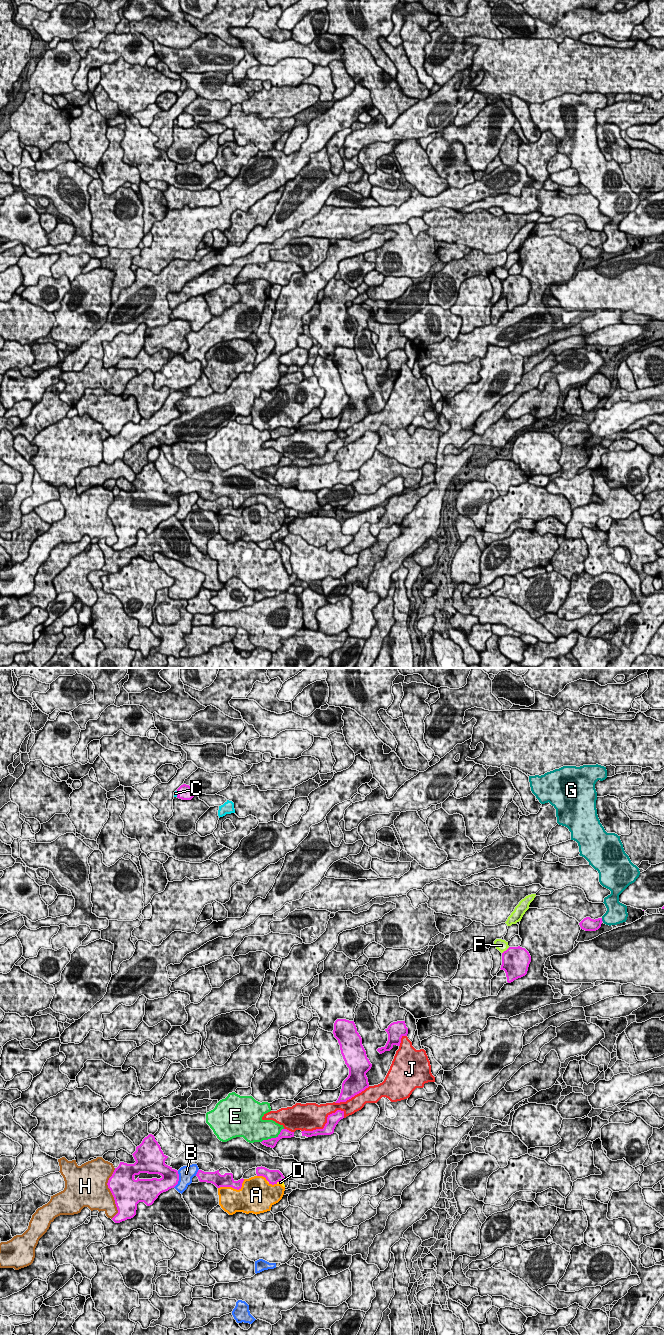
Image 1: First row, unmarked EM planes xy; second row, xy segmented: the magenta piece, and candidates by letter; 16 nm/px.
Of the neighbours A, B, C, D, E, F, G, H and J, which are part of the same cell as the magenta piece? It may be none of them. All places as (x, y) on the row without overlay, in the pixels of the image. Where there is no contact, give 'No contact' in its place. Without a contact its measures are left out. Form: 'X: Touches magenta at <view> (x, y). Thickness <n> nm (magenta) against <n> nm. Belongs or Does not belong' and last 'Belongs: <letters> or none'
A: Touches magenta at xy (233, 515). Thickness 220 nm (magenta) against 400 nm. Does not belong
B: Touches magenta at xy (178, 507). Thickness 280 nm (magenta) against 240 nm. Does not belong
C: Touches magenta at xy (178, 122). Thickness 240 nm (magenta) against 60 nm. Does not belong
D: Touches magenta at xy (279, 508). Thickness 220 nm (magenta) against 60 nm. Does not belong
E: Touches magenta at xy (272, 466). Thickness 140 nm (magenta) against 340 nm. Does not belong
F: Touches magenta at xy (506, 278). Thickness 440 nm (magenta) against 180 nm. Does not belong
G: Touches magenta at xy (601, 248). Thickness 220 nm (magenta) against 320 nm. Does not belong
H: Touches magenta at xy (111, 520). Thickness 460 nm (magenta) against 460 nm. Does not belong
J: Touches magenta at xy (325, 452). Thickness 190 nm (magenta) against 420 nm. Does not belong
Belongs: none

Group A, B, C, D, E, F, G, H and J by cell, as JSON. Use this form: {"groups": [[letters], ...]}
{"groups": [["A", "D"], ["B"], ["C"], ["E"], ["F"], ["G"], ["H"], ["J"]]}

